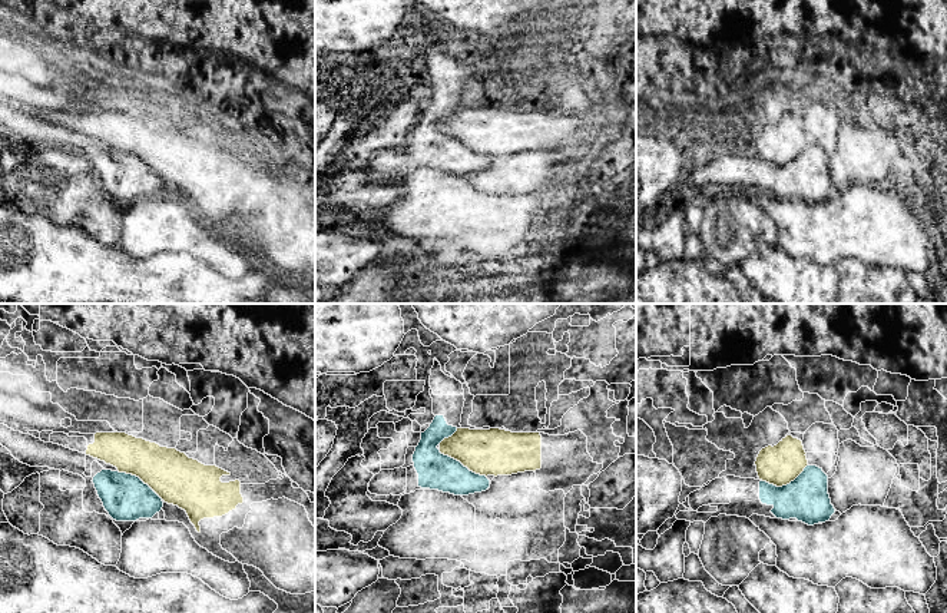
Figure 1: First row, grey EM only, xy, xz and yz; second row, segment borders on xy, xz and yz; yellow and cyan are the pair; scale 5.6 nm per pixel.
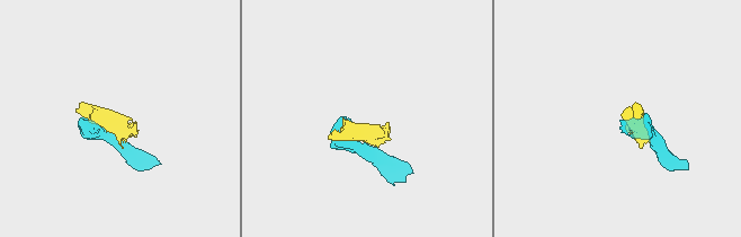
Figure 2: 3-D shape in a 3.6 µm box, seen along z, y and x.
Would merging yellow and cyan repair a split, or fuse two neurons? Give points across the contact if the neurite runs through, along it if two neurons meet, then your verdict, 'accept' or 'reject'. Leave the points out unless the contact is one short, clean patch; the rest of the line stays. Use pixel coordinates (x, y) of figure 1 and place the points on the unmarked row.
reject

